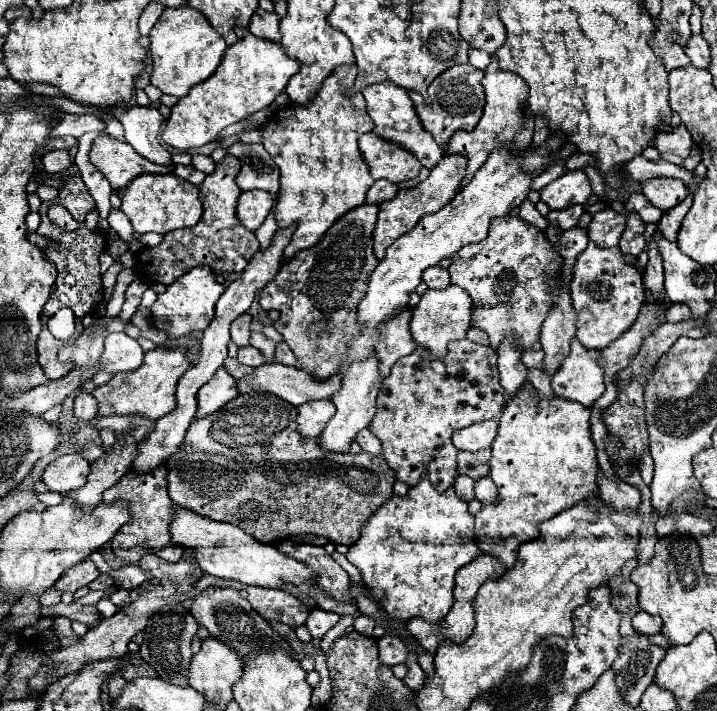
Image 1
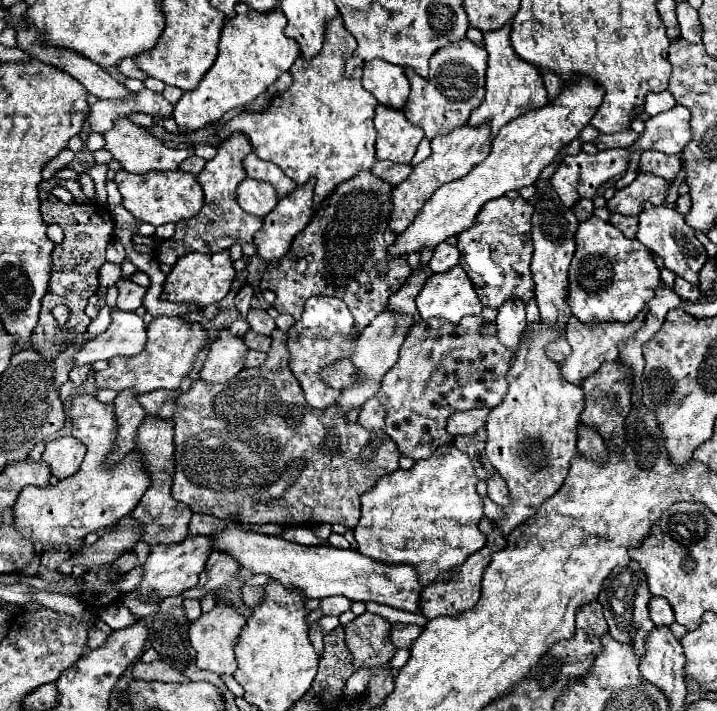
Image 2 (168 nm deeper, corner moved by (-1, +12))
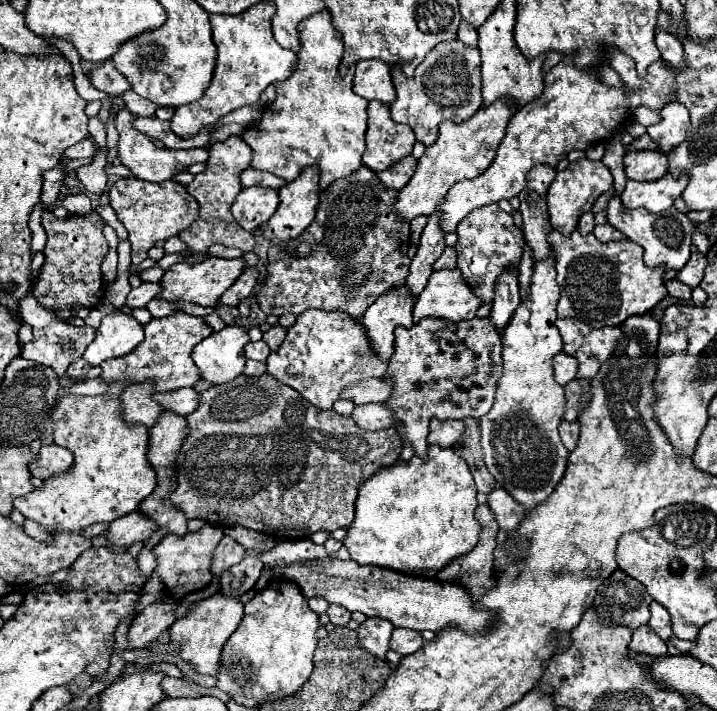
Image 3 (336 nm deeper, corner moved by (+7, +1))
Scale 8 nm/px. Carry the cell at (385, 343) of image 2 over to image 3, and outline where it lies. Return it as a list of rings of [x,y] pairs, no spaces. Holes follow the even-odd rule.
[[[396,287],[386,295],[380,295],[368,311],[364,313],[362,325],[368,335],[368,343],[372,351],[388,361],[394,353],[394,329],[398,325],[412,327],[412,305],[414,299],[408,295],[406,287]]]

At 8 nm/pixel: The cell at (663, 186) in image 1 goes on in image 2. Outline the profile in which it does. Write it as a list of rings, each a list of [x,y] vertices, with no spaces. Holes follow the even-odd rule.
[[[644,150],[640,156],[640,172],[650,172],[660,178],[666,178],[670,182],[676,180],[676,174],[680,170],[680,156],[678,154],[664,154],[656,150]]]

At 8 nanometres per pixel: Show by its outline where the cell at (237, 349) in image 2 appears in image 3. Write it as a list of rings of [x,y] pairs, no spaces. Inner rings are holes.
[[[224,327],[202,339],[192,351],[202,379],[212,385],[236,379],[244,371],[244,343],[248,341],[244,327]]]

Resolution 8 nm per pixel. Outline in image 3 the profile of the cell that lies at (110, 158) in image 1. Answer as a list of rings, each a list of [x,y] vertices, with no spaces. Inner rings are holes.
[[[120,109],[118,115],[116,115],[116,131],[120,135],[120,139],[118,139],[118,159],[124,167],[128,167],[132,171],[132,175],[136,179],[150,181],[150,183],[162,183],[162,181],[168,181],[174,175],[186,171],[194,163],[206,163],[206,159],[208,159],[206,149],[188,149],[188,151],[160,149],[152,143],[152,139],[148,139],[148,135],[140,133],[132,127],[132,119],[134,119],[134,115],[128,109]]]

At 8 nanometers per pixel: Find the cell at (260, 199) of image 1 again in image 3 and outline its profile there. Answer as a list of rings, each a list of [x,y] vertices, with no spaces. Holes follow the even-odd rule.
[[[244,187],[232,205],[232,215],[242,229],[254,231],[274,215],[276,207],[278,191],[264,187]]]

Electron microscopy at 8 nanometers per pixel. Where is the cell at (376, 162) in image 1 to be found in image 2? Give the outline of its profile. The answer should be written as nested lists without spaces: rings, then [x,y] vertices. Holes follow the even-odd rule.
[[[384,104],[376,106],[374,126],[378,132],[376,138],[376,158],[378,160],[392,160],[398,164],[408,164],[424,138],[424,132],[408,124],[408,118],[402,110],[388,108]]]

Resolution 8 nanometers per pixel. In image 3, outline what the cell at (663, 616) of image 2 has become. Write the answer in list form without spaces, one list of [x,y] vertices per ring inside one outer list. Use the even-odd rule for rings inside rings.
[[[656,601],[650,603],[649,610],[651,617],[648,627],[650,627],[656,635],[660,635],[660,637],[666,641],[666,639],[672,635],[672,629],[670,629],[670,615],[668,615],[668,611],[666,611],[660,603],[656,603]]]

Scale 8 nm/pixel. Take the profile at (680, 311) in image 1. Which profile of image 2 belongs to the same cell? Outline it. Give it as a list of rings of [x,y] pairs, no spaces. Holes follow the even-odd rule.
[[[676,278],[676,282],[674,282],[674,292],[676,292],[680,298],[690,300],[690,302],[694,302],[694,300],[700,298],[700,288],[694,286],[694,284],[690,284],[690,282],[684,280],[684,278]]]

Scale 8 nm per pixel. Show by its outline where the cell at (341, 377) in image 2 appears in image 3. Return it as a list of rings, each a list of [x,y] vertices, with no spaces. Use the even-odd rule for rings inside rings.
[[[364,379],[352,387],[346,387],[340,393],[340,399],[348,399],[354,405],[364,405],[364,403],[376,403],[376,401],[386,401],[390,397],[392,385],[382,381],[382,379]]]

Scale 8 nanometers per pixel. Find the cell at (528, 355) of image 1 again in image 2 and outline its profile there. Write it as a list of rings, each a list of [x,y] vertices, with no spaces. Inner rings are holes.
[[[560,336],[556,342],[548,344],[546,352],[548,352],[548,356],[550,356],[554,362],[560,362],[560,364],[562,364],[562,362],[566,360],[566,356],[570,354],[570,346],[568,346],[566,338],[564,338],[564,336]]]

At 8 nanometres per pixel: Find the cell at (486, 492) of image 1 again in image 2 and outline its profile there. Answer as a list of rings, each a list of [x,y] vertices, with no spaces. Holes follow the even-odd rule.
[[[498,474],[492,476],[492,480],[488,480],[488,498],[494,500],[498,506],[508,506],[510,504],[508,486]]]

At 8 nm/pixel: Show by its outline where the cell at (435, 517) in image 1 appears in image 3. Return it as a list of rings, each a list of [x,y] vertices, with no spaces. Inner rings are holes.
[[[430,445],[428,459],[414,455],[410,461],[396,461],[360,487],[356,517],[344,545],[360,565],[422,571],[434,579],[442,567],[476,547],[482,527],[474,519],[474,509],[476,485],[466,461],[452,449]]]

